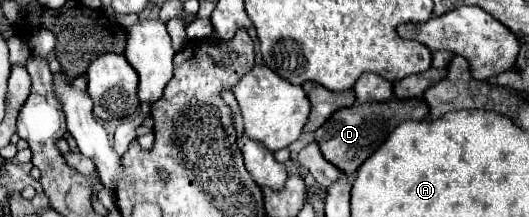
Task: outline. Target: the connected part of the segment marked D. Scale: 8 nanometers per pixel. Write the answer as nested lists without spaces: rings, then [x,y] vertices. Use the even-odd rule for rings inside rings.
[[[391,99],[385,103],[353,103],[351,107],[345,107],[337,113],[333,113],[317,131],[315,131],[315,141],[319,143],[325,159],[339,167],[343,173],[353,175],[359,165],[377,151],[381,143],[389,137],[389,133],[403,121],[407,119],[425,119],[429,115],[429,105],[425,99]]]

